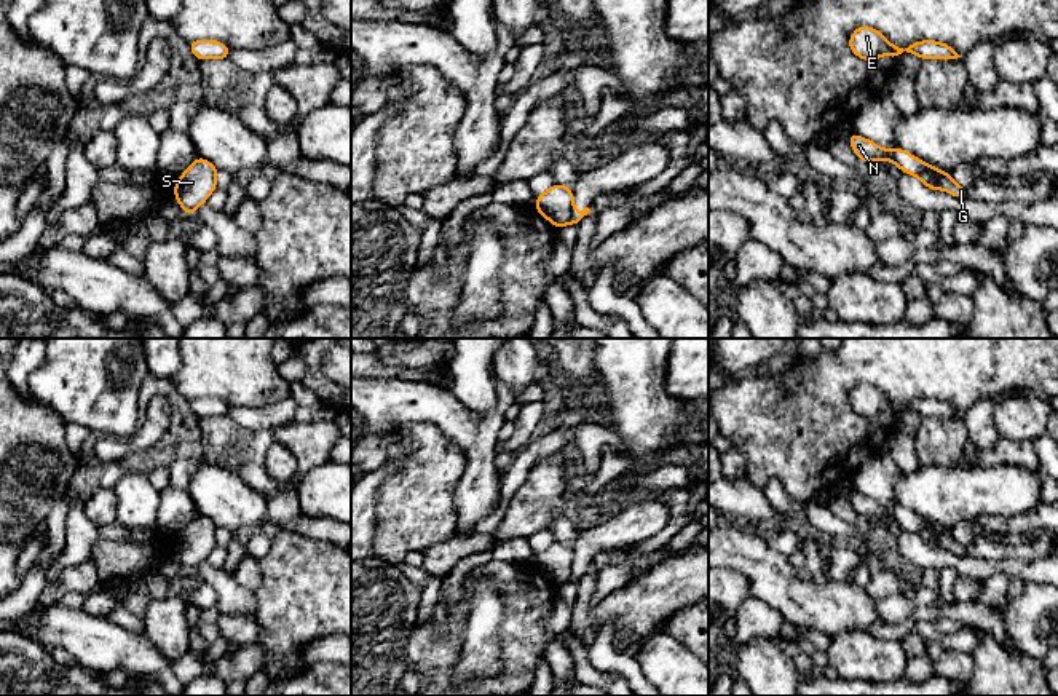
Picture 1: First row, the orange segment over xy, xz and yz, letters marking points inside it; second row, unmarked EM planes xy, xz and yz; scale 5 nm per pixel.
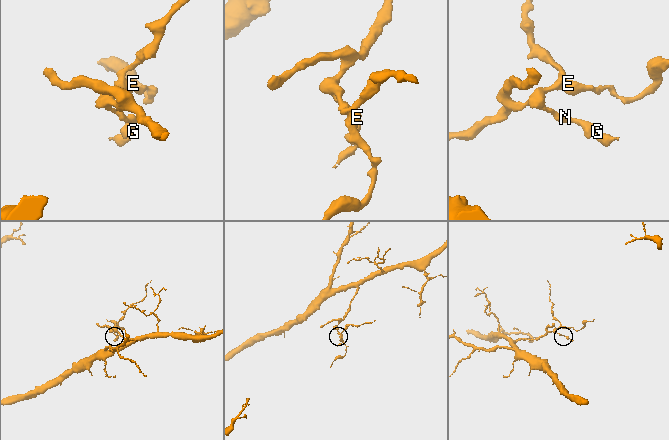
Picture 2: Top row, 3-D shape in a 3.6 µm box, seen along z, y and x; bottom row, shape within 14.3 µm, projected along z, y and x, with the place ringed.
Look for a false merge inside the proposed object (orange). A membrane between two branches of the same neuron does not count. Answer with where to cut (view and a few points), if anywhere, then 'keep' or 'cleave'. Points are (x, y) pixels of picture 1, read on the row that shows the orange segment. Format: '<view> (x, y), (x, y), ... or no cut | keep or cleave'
yz (939, 170), (935, 177), (942, 189) | cleave

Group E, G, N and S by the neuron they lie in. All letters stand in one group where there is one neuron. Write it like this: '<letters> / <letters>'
E N S / G

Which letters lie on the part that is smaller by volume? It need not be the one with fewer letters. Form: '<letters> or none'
G

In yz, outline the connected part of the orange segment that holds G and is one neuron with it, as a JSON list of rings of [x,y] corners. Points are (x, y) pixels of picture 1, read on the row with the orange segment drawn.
[[[938,171],[935,174],[935,179],[938,180],[943,192],[948,192],[949,195],[956,198],[967,198],[965,187],[957,185],[949,172]]]

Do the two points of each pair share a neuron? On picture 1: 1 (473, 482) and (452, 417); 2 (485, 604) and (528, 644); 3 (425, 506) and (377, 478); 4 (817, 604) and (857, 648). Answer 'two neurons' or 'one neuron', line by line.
1: one neuron
2: two neurons
3: two neurons
4: two neurons

